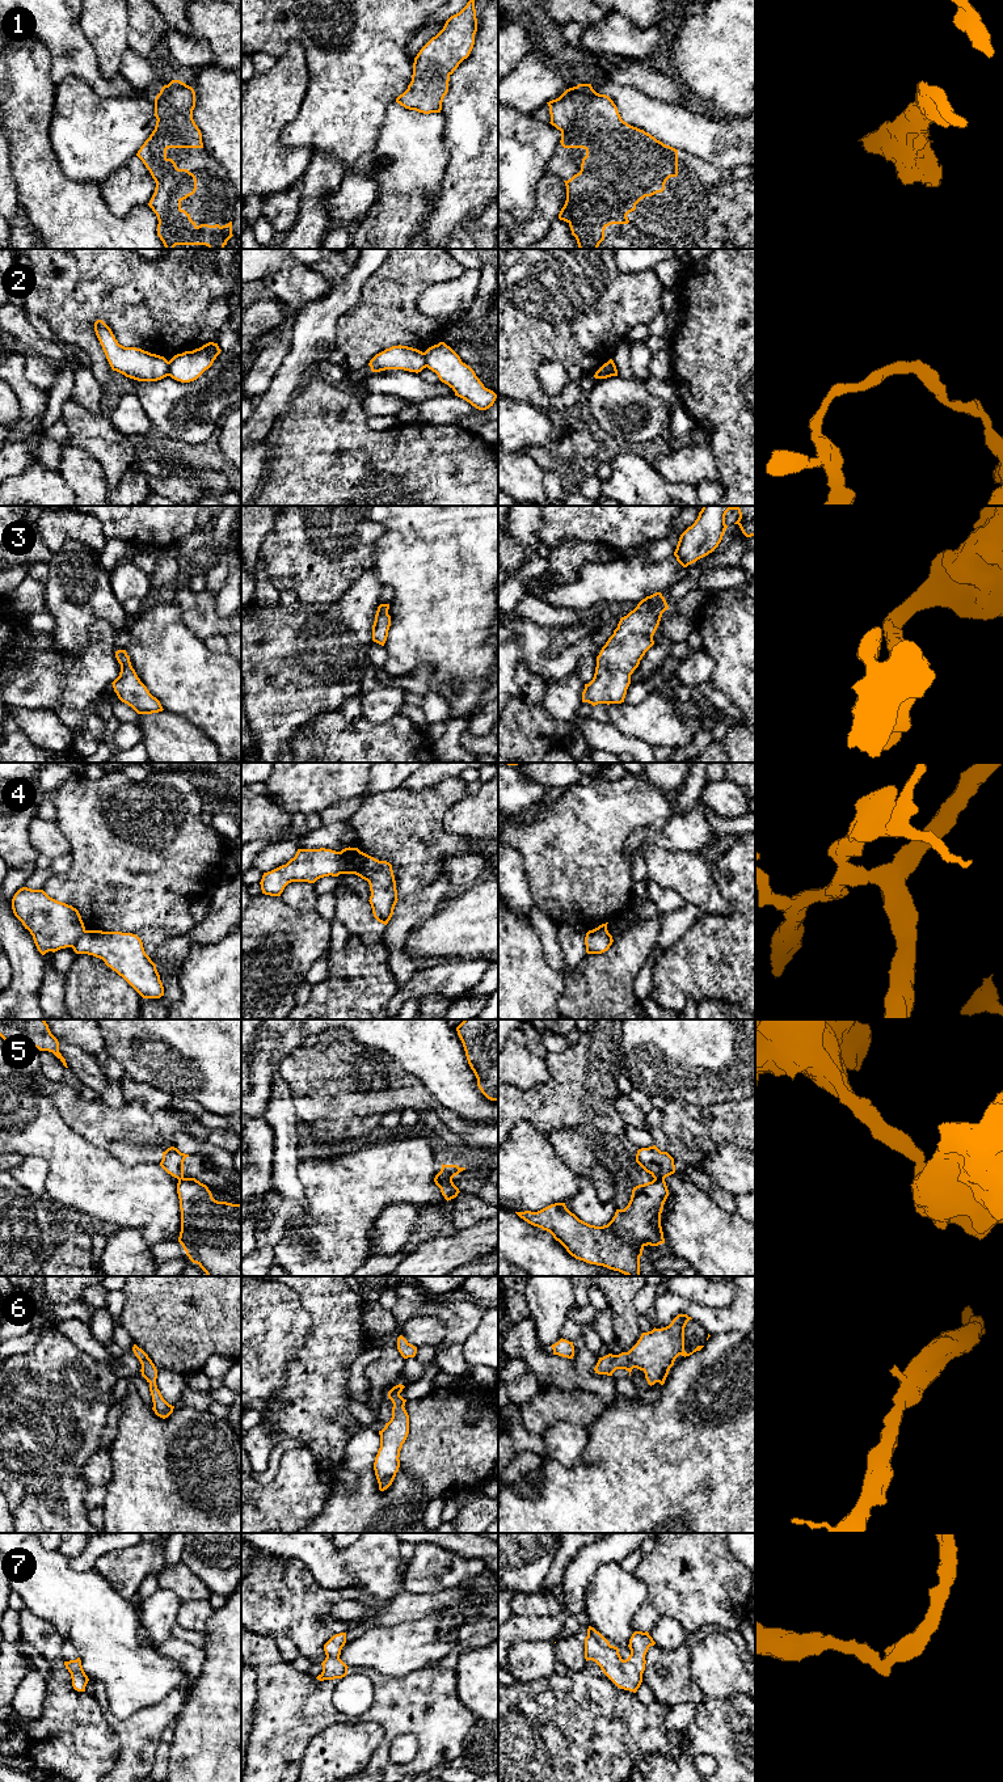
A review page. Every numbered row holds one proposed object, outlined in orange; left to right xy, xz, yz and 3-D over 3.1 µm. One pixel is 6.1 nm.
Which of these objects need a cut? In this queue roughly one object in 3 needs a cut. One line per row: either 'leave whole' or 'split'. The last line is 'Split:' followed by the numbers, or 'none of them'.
1: leave whole
2: split
3: leave whole
4: split
5: split
6: leave whole
7: leave whole
Split: 2, 4, 5

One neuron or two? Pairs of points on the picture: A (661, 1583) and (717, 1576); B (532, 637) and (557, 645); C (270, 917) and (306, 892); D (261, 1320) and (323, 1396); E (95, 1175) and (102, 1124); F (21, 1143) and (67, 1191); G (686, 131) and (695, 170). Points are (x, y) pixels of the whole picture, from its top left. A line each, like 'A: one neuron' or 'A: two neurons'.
A: one neuron
B: two neurons
C: two neurons
D: two neurons
E: two neurons
F: one neuron
G: two neurons

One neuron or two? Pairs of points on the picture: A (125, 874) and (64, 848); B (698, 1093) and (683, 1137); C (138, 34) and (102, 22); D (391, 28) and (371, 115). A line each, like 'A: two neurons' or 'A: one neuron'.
A: two neurons
B: two neurons
C: two neurons
D: one neuron

